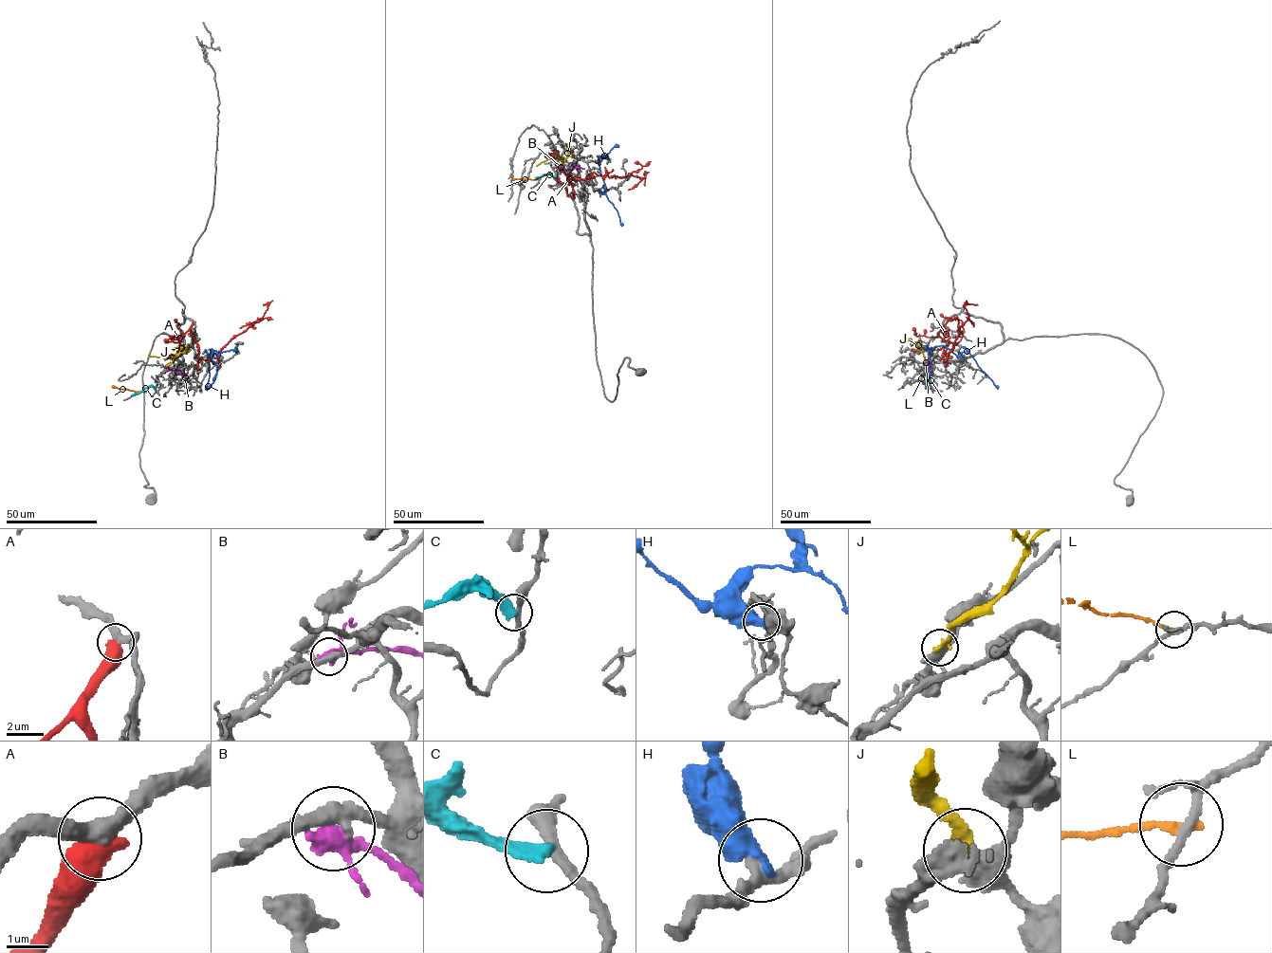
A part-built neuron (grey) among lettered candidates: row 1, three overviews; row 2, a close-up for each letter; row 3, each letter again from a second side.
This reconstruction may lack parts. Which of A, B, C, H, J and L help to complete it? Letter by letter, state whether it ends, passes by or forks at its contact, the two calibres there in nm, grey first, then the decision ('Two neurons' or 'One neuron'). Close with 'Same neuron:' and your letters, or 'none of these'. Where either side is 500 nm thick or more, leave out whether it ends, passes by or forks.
A: Thickness 360 nm (grey) against 700 nm. Two neurons
B: It forks there. Thickness 360 nm (grey) against 320 nm. Two neurons
C: It ends there. Thickness 240 nm (grey) against 400 nm. Two neurons
H: Thickness 280 nm (grey) against 550 nm. Two neurons
J: It ends there. Thickness 360 nm (grey) against 320 nm. Two neurons
L: It ends there. Thickness 170 nm (grey) against 180 nm. Two neurons
Same neuron: none of these

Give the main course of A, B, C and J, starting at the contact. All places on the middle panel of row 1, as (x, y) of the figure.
A: (577, 179), (575, 177), (584, 179), (595, 173), (610, 177), (632, 174), (642, 178), (645, 172), (645, 186)
B: (560, 165), (570, 170), (574, 167), (584, 168)
C: (556, 176), (546, 174), (536, 178)
J: (558, 168), (567, 156), (569, 149), (566, 143)

